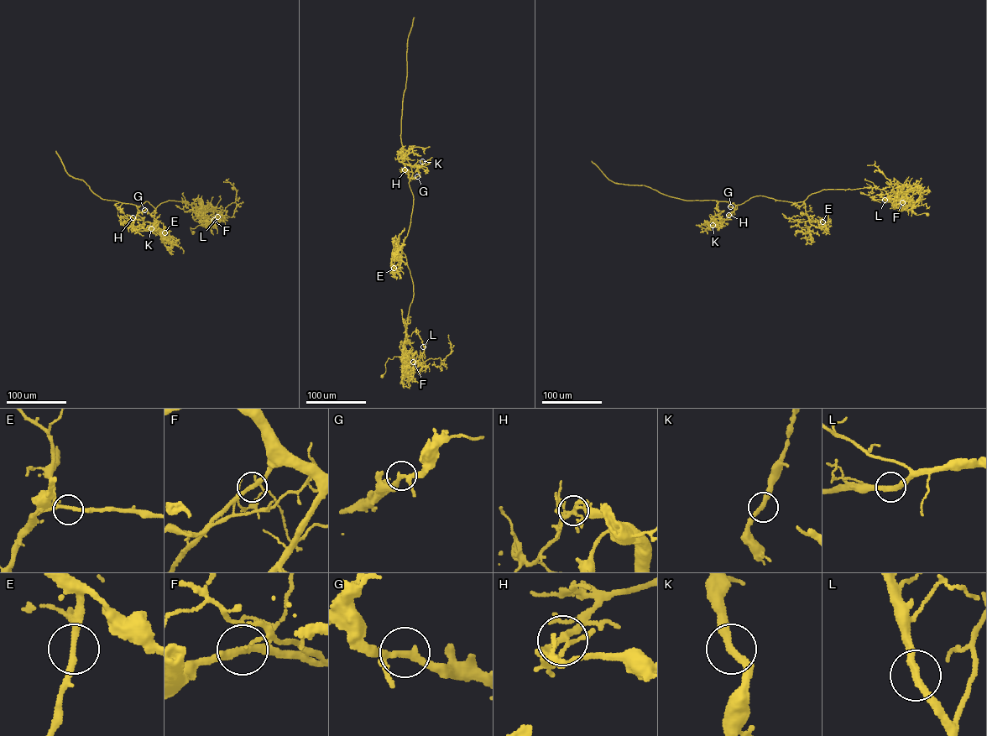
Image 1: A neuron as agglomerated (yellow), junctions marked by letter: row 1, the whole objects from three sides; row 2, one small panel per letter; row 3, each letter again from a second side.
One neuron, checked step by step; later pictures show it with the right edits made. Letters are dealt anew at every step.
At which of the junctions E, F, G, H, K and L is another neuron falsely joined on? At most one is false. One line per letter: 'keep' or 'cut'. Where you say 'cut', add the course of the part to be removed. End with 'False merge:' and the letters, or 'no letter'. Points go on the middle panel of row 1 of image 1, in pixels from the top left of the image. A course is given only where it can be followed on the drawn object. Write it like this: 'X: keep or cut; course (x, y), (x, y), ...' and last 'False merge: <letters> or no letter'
E: keep
F: cut; course (413, 362), (421, 357), (423, 362), (430, 358), (443, 360), (451, 350), (448, 334)
G: keep
H: keep
K: keep
L: keep
False merge: F

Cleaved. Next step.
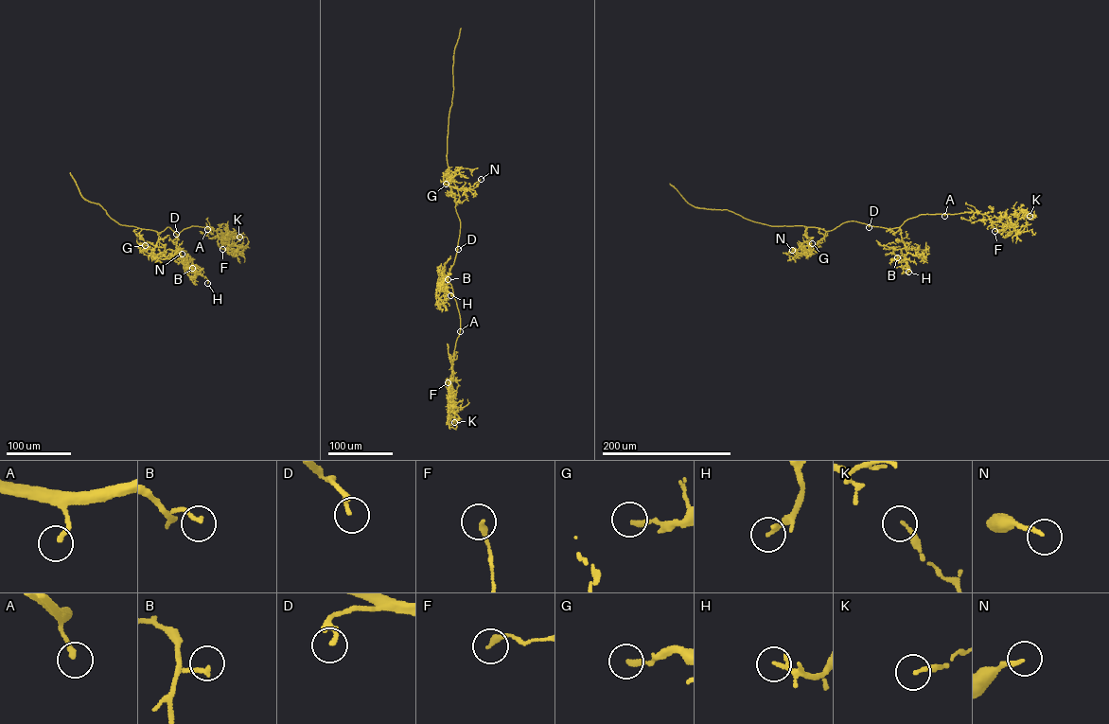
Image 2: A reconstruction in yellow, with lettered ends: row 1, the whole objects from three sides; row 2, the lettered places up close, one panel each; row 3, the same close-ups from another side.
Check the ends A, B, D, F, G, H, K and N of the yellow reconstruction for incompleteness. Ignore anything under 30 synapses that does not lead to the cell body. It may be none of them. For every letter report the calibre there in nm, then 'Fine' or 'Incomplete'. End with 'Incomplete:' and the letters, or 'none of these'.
A: Thickness 190 nm. Fine
B: Thickness 150 nm. Fine
D: Thickness 200 nm. Fine
F: Thickness 240 nm. Fine
G: Thickness 220 nm. Fine
H: Thickness 140 nm. Fine
K: Thickness 170 nm. Fine
N: Thickness 150 nm. Fine
Incomplete: none of these

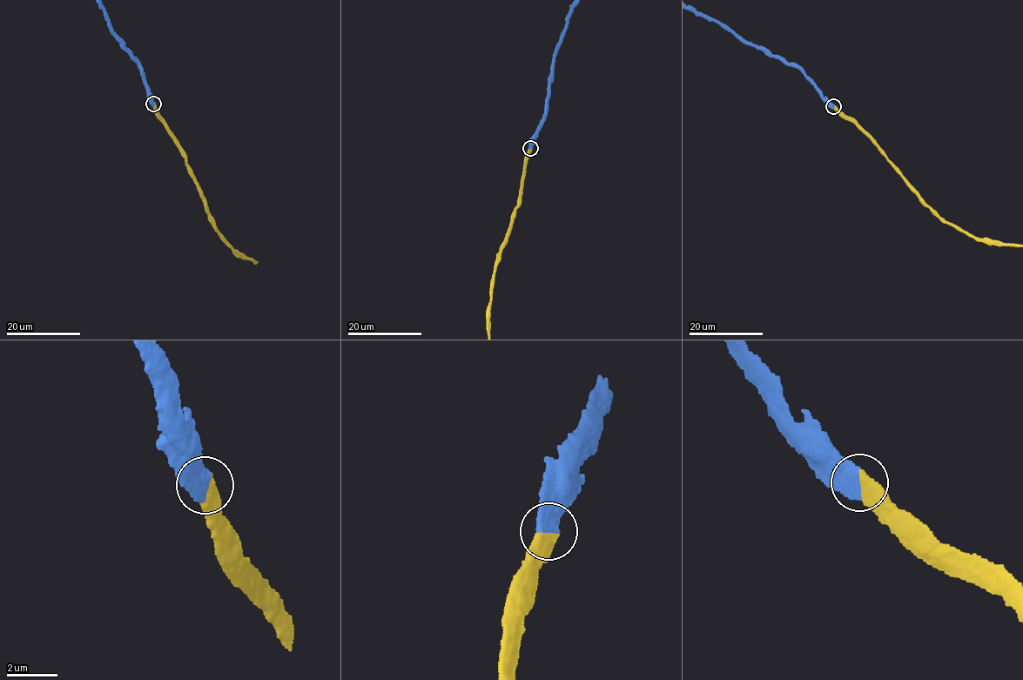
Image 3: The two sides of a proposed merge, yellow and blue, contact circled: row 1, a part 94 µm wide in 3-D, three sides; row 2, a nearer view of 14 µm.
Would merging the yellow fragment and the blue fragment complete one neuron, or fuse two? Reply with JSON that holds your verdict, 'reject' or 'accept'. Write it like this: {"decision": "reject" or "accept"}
{"decision": "accept"}

